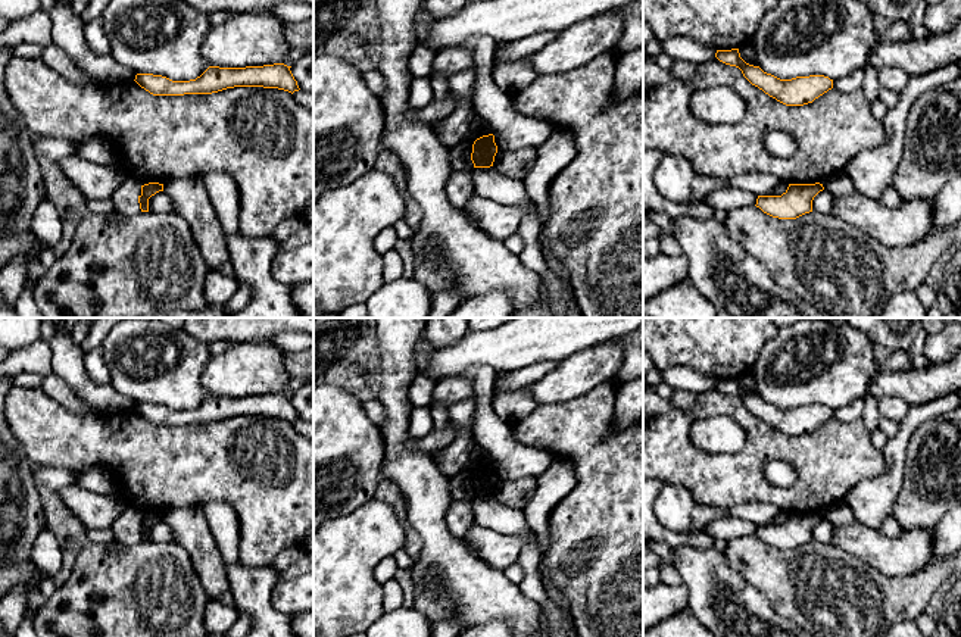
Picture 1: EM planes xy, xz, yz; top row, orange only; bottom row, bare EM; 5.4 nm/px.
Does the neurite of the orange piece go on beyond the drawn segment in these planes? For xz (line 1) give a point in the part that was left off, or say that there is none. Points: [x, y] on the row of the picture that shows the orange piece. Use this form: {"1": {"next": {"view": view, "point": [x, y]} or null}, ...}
{"1": {"next": null}}

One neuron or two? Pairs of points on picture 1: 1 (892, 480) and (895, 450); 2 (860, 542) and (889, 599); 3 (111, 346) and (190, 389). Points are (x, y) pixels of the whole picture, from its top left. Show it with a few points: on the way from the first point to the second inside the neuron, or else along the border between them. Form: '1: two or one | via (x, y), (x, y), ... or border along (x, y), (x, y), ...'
1: one | via (894, 472), (895, 458)
2: two | border along (842, 550), (888, 575), (907, 574)
3: one | via (130, 350), (139, 352), (171, 377)

